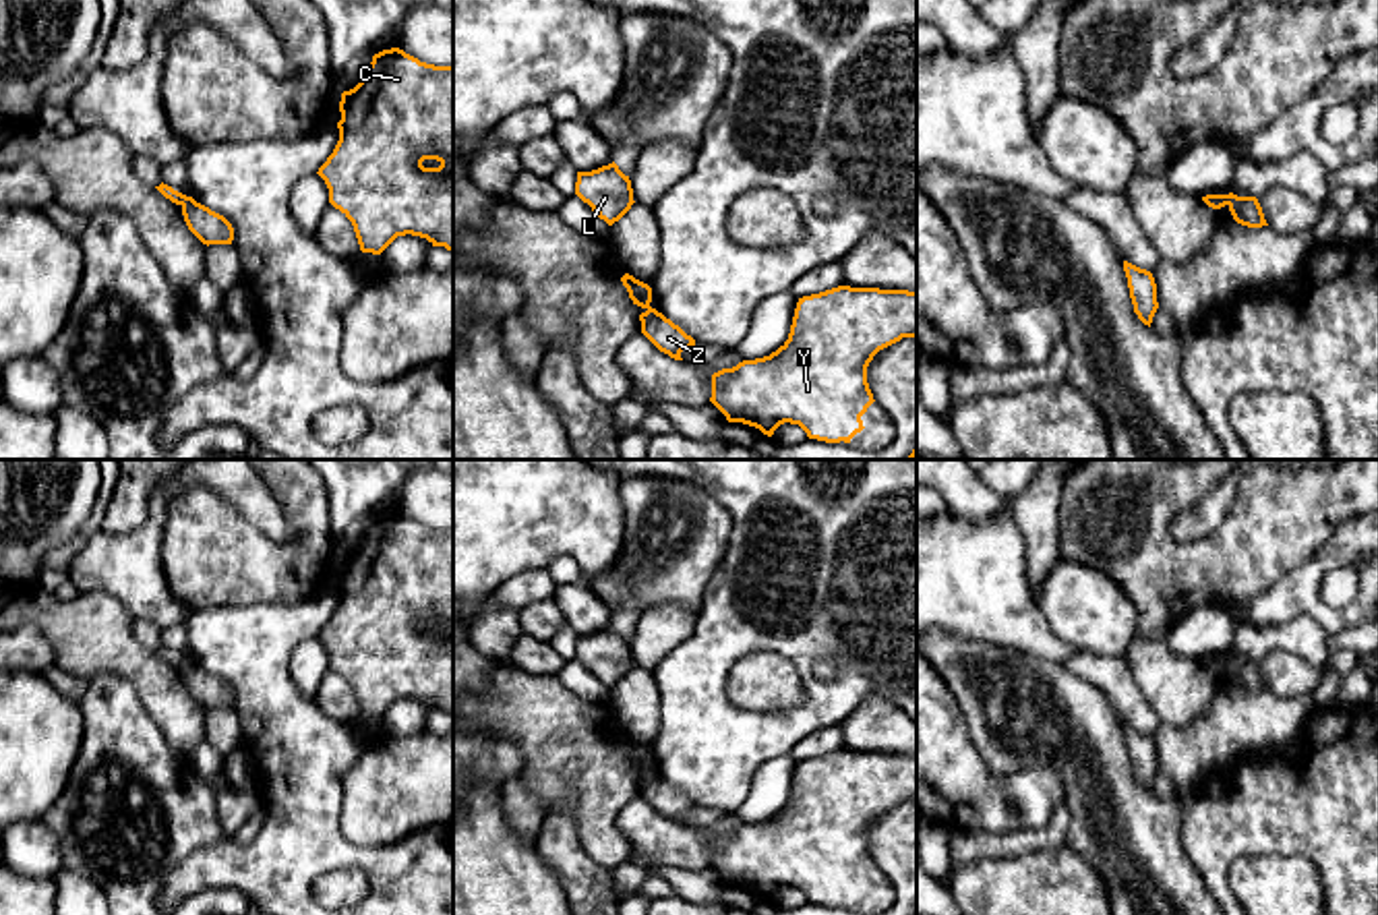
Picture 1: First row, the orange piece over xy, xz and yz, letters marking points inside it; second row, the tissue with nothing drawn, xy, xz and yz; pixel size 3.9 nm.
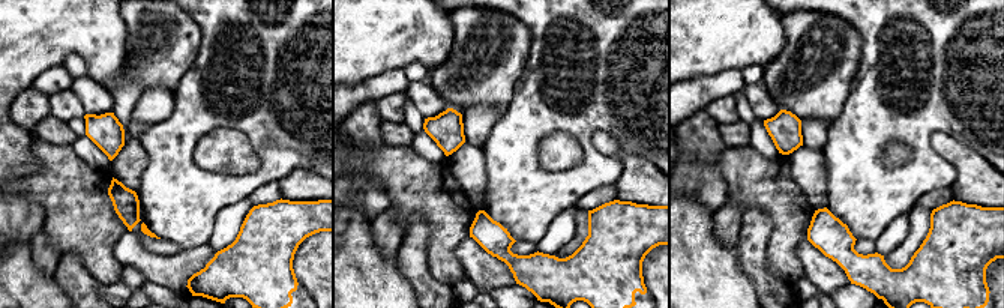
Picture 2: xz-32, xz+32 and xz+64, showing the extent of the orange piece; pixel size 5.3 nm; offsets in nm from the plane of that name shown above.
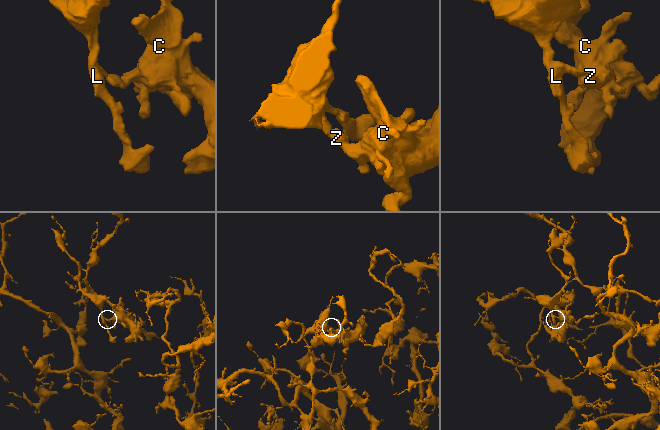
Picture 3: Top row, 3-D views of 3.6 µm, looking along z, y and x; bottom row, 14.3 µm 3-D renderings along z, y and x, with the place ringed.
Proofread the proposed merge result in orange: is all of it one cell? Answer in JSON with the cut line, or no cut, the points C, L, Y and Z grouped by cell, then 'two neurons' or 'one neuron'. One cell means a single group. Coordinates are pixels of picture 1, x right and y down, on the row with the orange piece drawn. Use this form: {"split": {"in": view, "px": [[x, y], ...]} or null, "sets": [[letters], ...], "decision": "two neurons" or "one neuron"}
{"split": {"in": "yz", "px": [[1240, 197], [1227, 203]]}, "sets": [["C", "Y", "Z"], ["L"]], "decision": "two neurons"}

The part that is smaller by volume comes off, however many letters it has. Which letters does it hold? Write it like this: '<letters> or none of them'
C, Y, Z

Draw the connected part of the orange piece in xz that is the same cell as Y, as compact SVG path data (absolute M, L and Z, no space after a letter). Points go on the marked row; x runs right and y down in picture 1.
M838 286L803 296L797 302L788 340L770 356L743 360L732 368L714 373L710 402L728 422L755 426L768 437L780 424L790 422L799 424L809 439L850 443L865 429L861 416L875 402L867 383L867 366L879 350L902 337L917 337L917 292Z

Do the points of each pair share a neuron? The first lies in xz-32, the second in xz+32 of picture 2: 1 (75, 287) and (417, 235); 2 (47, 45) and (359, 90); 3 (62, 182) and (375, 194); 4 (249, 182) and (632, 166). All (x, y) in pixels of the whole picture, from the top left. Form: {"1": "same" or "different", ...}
{"1": "same", "2": "different", "3": "different", "4": "different"}

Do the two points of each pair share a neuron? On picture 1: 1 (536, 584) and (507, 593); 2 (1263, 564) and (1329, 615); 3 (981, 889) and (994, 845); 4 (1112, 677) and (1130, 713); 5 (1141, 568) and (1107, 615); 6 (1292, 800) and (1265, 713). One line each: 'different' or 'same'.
1: same
2: different
3: different
4: same
5: different
6: different

